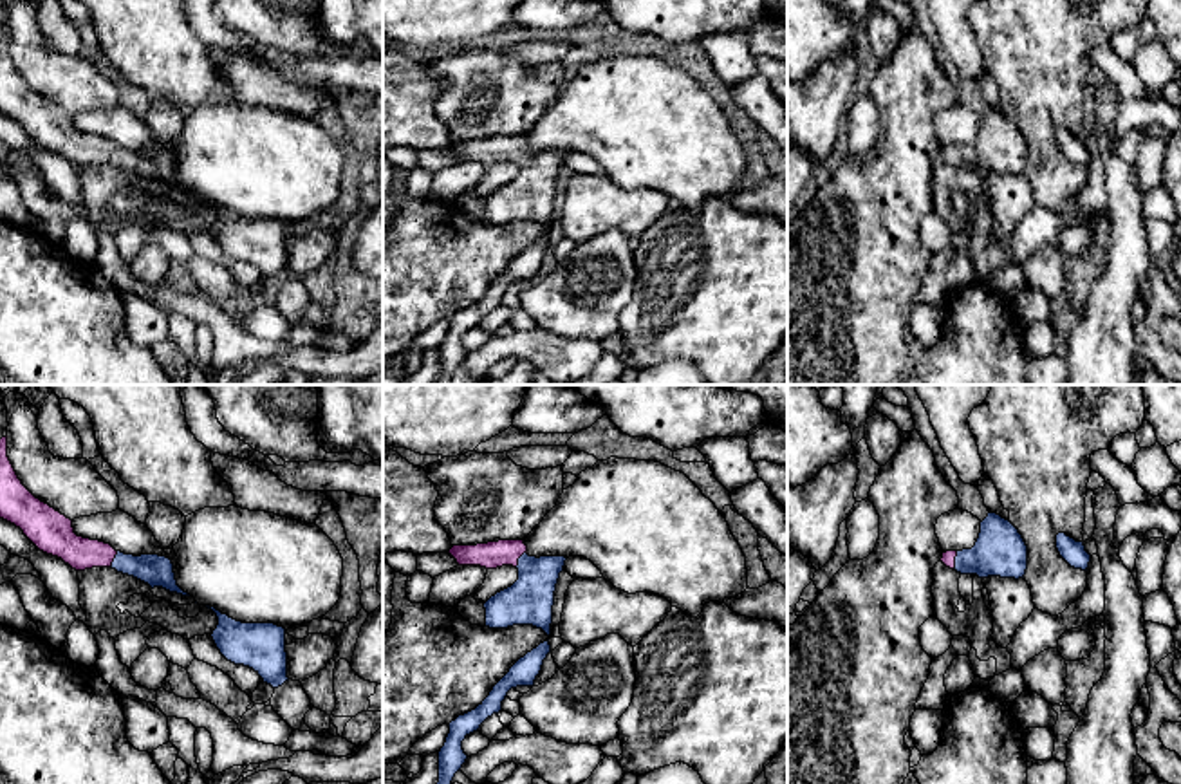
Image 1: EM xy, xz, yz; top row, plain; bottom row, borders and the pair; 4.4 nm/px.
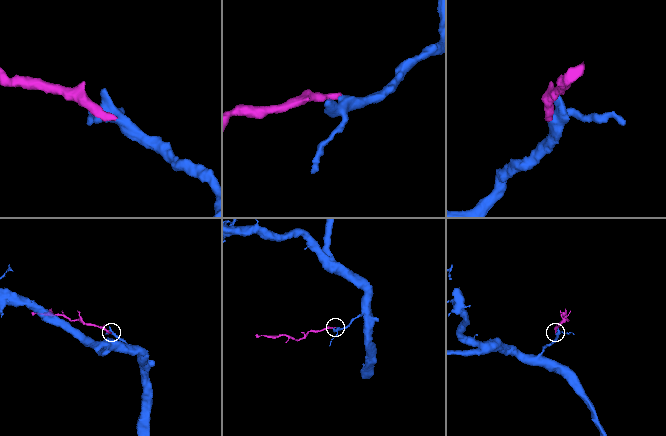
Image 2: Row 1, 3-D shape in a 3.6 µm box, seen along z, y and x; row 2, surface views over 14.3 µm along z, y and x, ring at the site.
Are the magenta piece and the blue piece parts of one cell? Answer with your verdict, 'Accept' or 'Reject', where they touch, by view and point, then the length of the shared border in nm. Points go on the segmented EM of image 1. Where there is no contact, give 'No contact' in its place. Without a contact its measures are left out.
Accept. Touches magenta at yz (954, 560). Shared border 80 nm

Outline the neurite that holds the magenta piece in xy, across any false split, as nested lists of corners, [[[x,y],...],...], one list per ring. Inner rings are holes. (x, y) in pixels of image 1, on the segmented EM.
[[[7,435],[0,439],[0,518],[14,524],[43,553],[76,571],[112,567],[153,587],[190,596],[175,580],[173,564],[159,555],[125,555],[110,544],[78,537],[72,520],[36,499],[18,479],[7,457]]]

